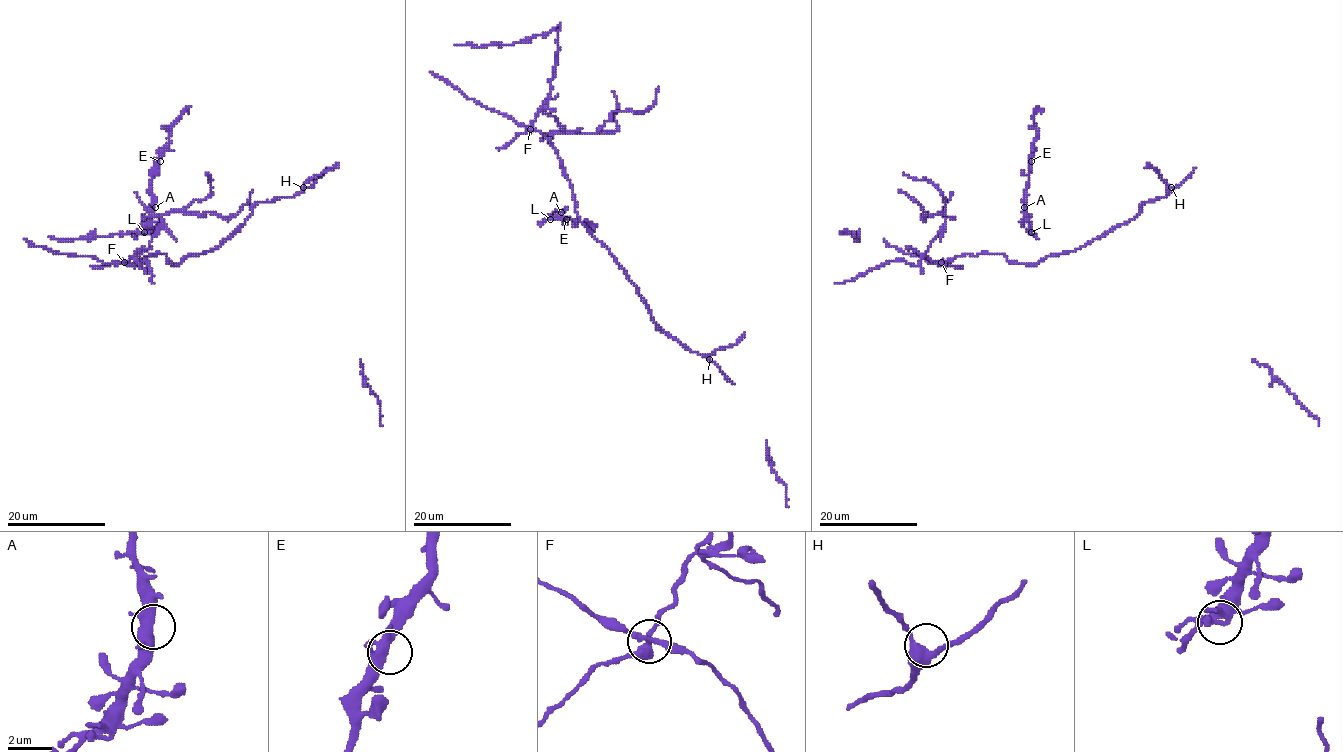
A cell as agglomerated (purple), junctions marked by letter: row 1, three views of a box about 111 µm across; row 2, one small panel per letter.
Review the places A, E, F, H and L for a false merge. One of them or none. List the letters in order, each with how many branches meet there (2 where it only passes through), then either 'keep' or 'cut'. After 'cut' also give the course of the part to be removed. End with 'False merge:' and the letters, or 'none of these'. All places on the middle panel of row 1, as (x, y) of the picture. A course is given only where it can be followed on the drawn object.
A: 3 branches meet; keep
E: 4 branches meet; keep
F: 4 branches meet; cut
H: 3 branches meet; keep
L: 4 branches meet; keep
False merge: F

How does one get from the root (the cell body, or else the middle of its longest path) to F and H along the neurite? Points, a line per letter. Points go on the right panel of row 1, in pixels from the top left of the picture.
F: (1083, 246), (1050, 254), (1037, 264), (1012, 263), (1003, 254), (985, 252), (956, 255), (941, 263)
H: (1083, 246), (1134, 219), (1145, 203), (1164, 196), (1171, 187)

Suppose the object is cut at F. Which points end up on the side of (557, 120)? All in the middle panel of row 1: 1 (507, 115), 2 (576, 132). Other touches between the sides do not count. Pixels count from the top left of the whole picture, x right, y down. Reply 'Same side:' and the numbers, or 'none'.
Same side: 2

